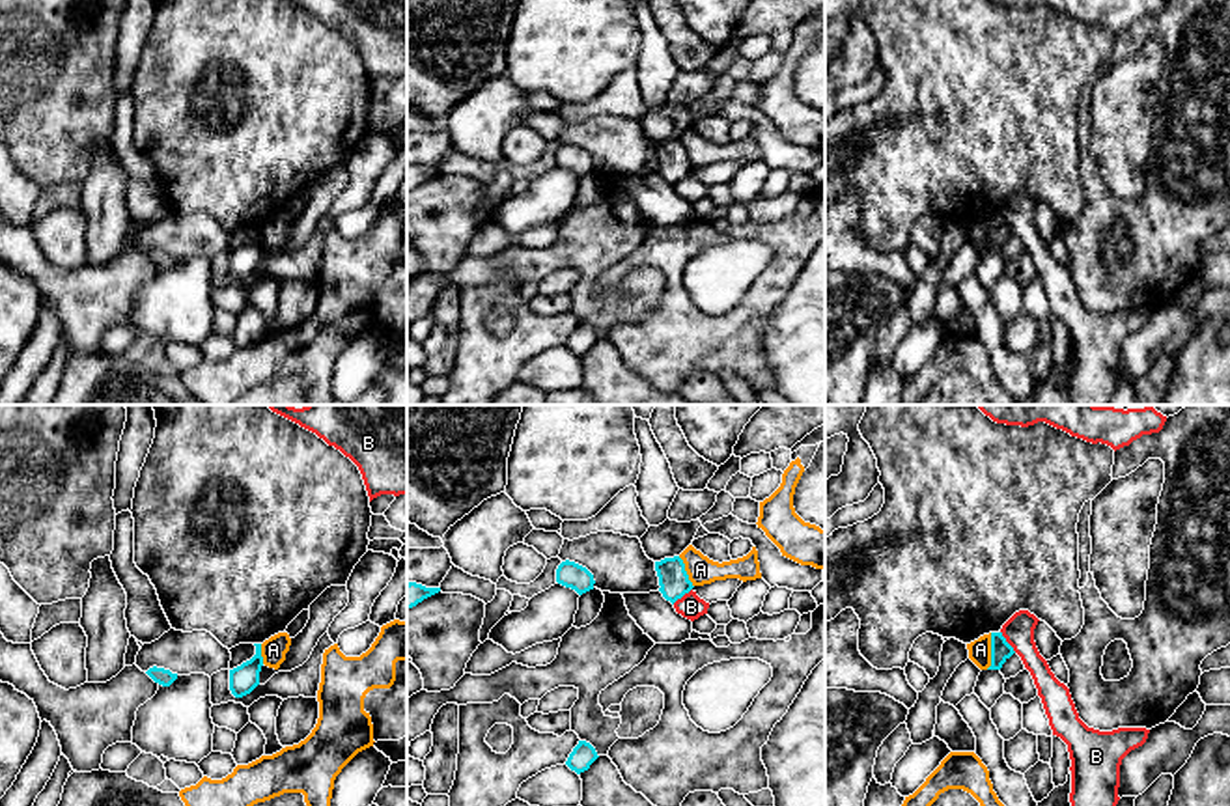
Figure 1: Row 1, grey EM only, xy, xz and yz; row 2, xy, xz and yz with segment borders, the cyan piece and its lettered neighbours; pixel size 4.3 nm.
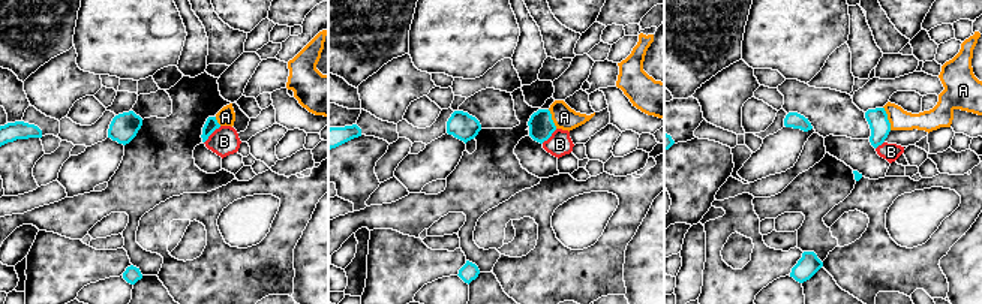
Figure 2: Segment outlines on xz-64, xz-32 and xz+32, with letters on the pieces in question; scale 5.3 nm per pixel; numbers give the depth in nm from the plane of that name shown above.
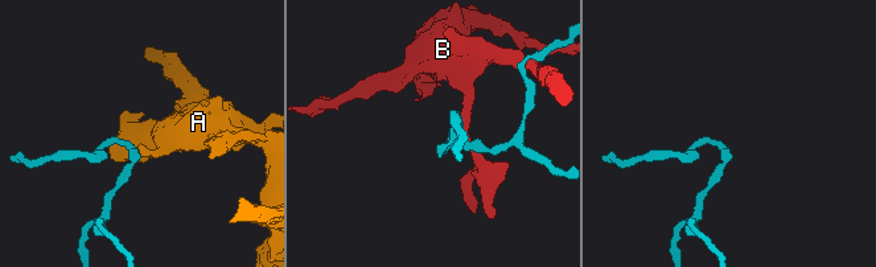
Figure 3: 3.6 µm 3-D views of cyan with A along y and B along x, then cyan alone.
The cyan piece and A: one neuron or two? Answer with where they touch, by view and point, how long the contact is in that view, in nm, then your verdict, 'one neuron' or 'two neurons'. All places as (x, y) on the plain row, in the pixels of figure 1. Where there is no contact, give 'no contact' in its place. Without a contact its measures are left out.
contact yz (992, 234); length 160 nm; two neurons

